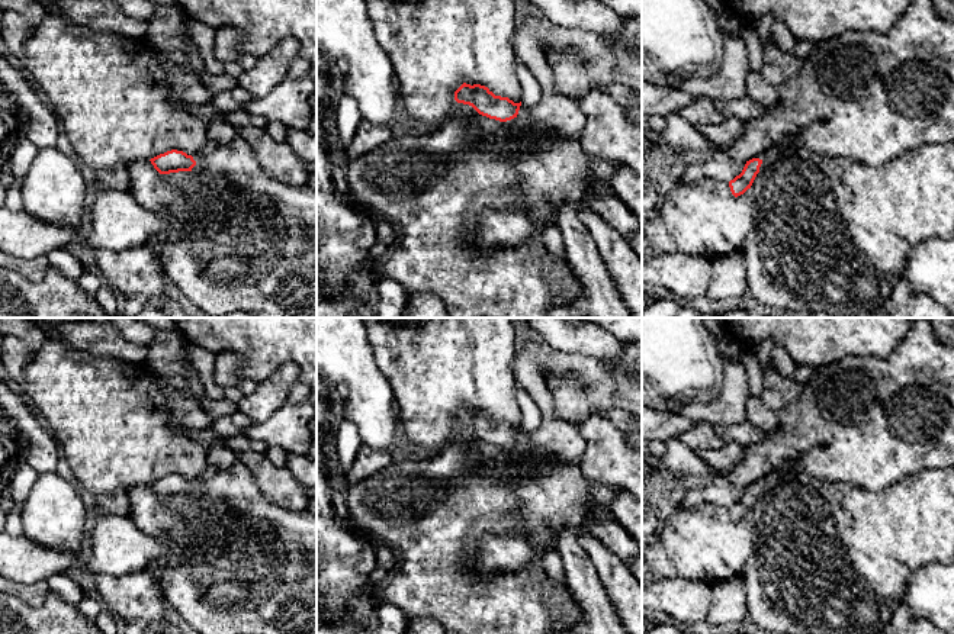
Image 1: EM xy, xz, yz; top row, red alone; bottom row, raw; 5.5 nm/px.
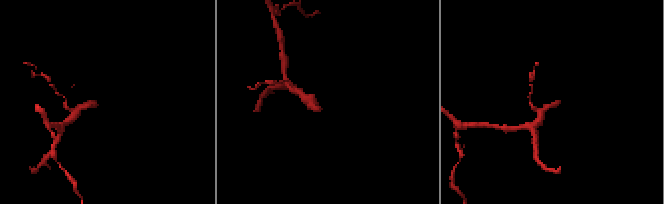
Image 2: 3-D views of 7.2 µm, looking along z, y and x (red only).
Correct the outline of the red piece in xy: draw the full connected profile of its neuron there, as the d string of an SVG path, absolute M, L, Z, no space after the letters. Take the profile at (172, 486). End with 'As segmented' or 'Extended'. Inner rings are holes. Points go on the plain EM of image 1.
M237 461L219 470L211 480L202 477L187 480L171 474L150 485L160 499L179 496L208 498L227 502L234 509L274 525L293 561L317 546L317 515L305 511L293 512L263 495L250 469Z. Extended

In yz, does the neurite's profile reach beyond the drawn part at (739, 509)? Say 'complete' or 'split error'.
split error

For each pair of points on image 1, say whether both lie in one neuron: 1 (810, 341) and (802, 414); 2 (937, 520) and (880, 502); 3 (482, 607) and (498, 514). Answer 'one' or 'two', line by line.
1: two
2: one
3: one

